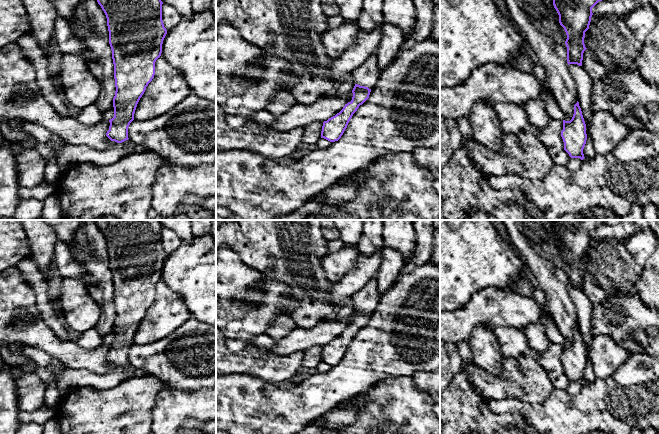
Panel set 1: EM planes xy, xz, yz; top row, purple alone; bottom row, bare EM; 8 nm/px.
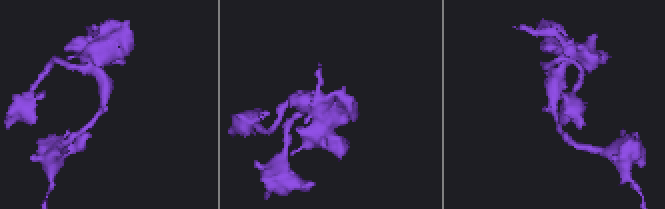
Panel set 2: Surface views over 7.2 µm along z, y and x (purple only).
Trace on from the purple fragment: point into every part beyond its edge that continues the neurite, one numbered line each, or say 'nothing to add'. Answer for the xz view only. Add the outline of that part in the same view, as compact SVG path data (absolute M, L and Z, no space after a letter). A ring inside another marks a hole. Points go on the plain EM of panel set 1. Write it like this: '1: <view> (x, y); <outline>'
1: xz (367, 298); M377 274L351 297L356 308L369 313L376 309L380 299L381 295L377 287Z

